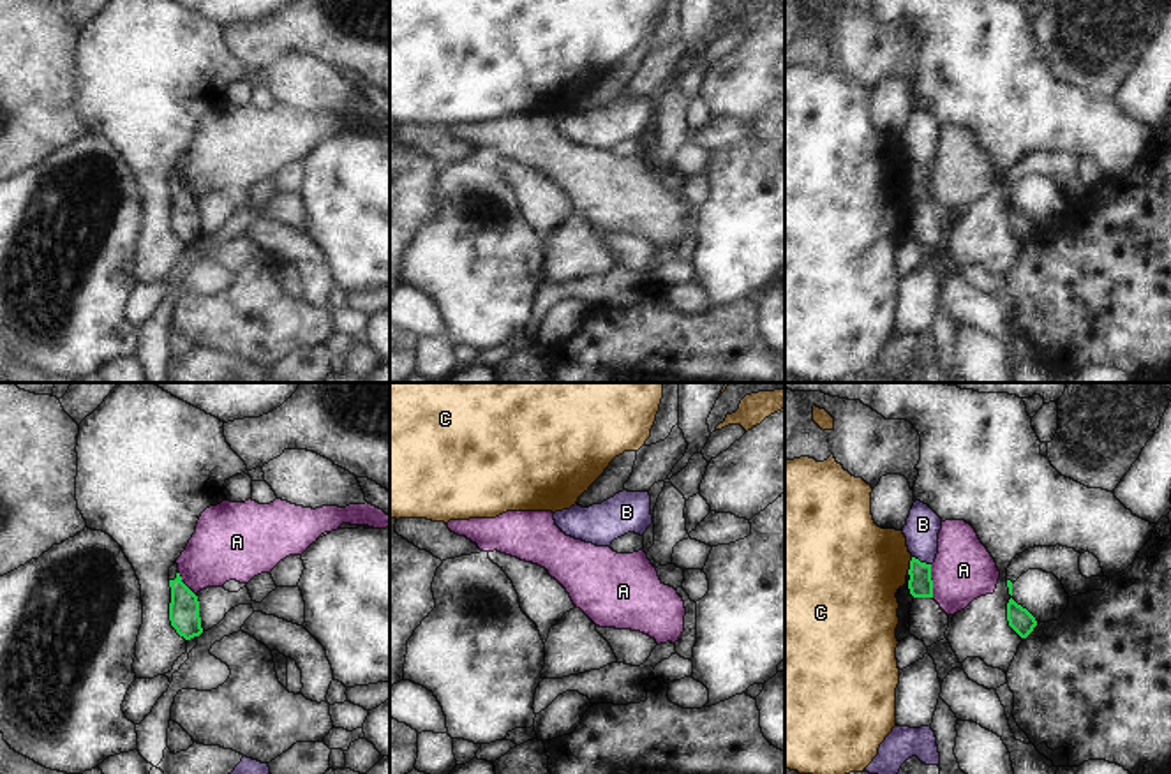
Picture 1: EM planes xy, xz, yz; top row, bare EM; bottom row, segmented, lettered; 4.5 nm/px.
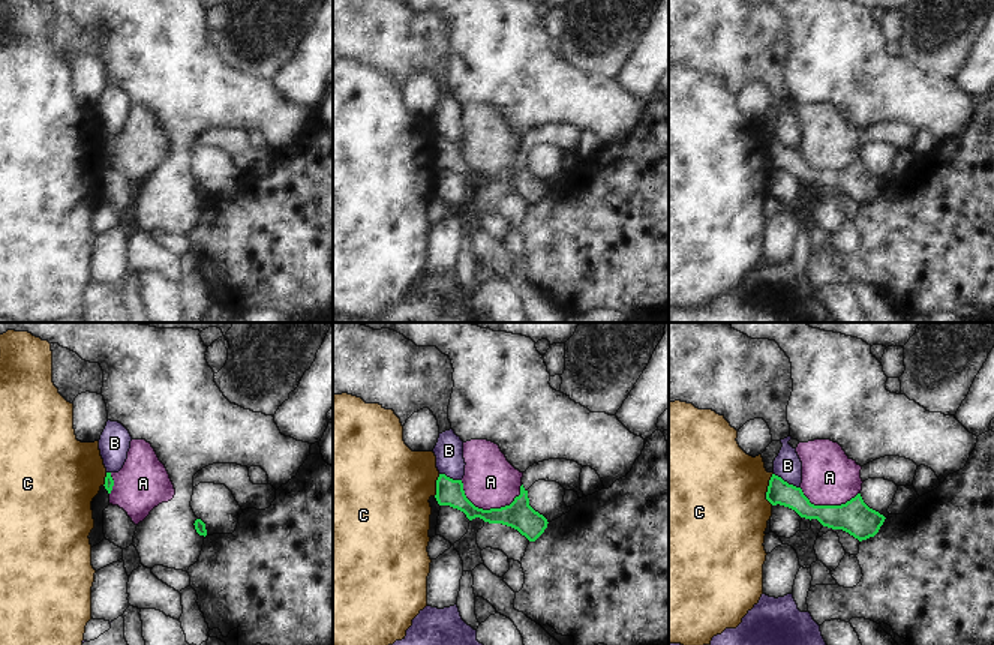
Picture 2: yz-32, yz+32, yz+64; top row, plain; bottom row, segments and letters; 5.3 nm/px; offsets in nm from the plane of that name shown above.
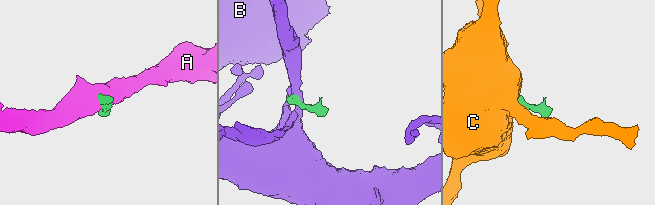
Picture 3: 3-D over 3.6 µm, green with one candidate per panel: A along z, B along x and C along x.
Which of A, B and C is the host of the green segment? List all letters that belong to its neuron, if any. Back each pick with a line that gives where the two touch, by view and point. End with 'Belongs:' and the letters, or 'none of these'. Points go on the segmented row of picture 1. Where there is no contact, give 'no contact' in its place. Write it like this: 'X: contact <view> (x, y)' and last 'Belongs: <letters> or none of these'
Belongs: none of these

